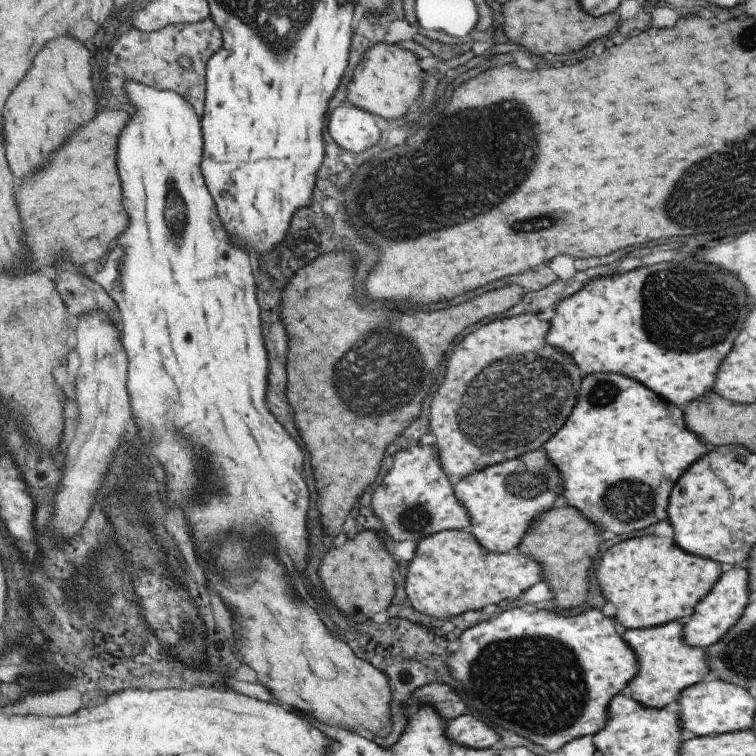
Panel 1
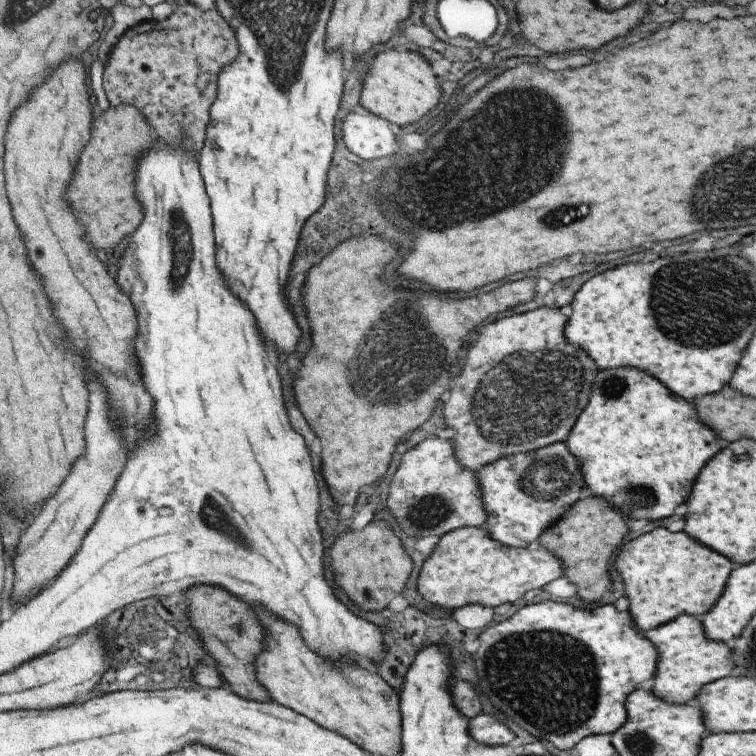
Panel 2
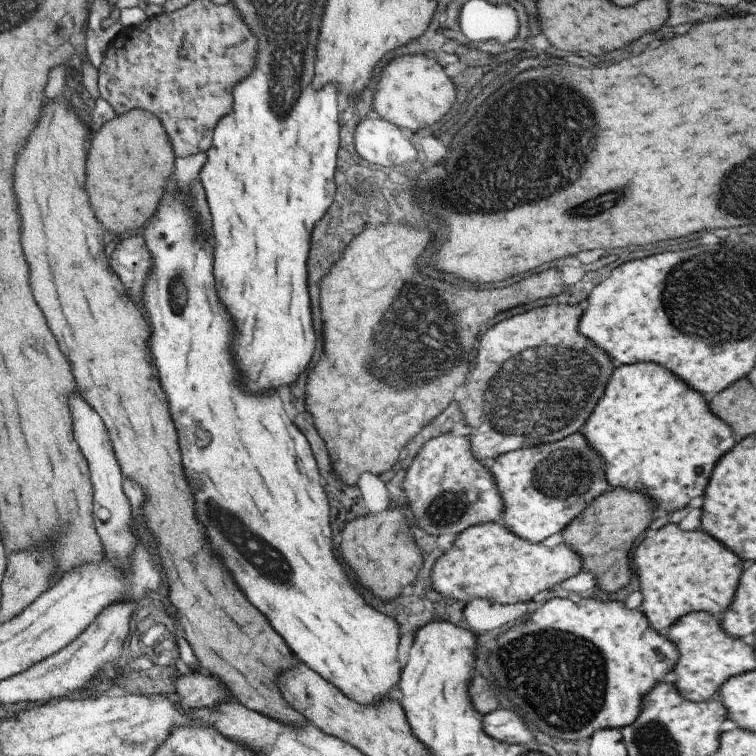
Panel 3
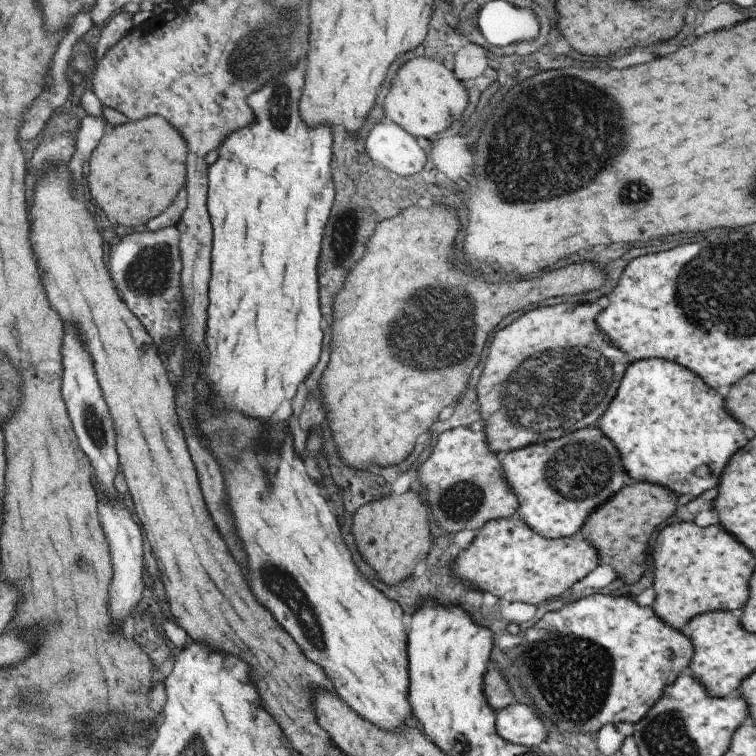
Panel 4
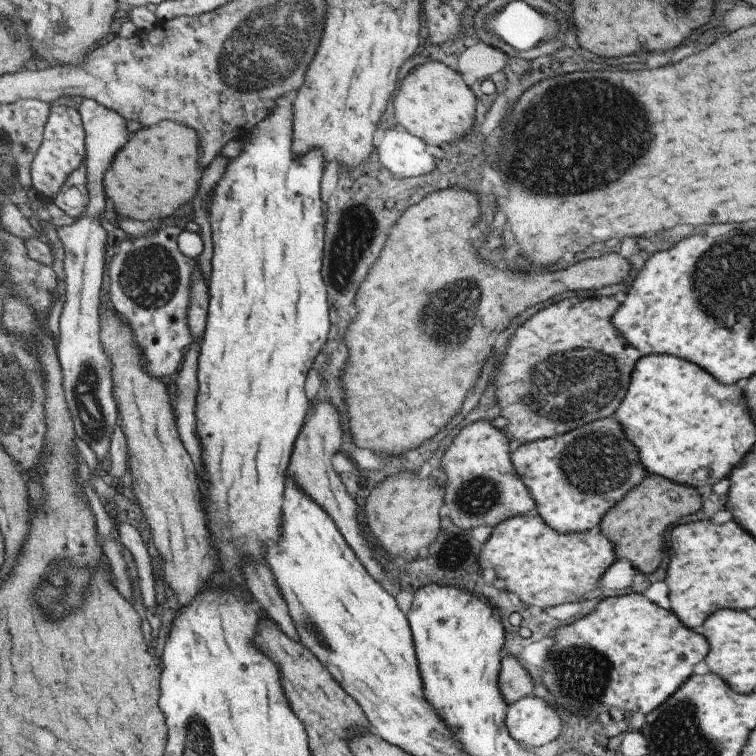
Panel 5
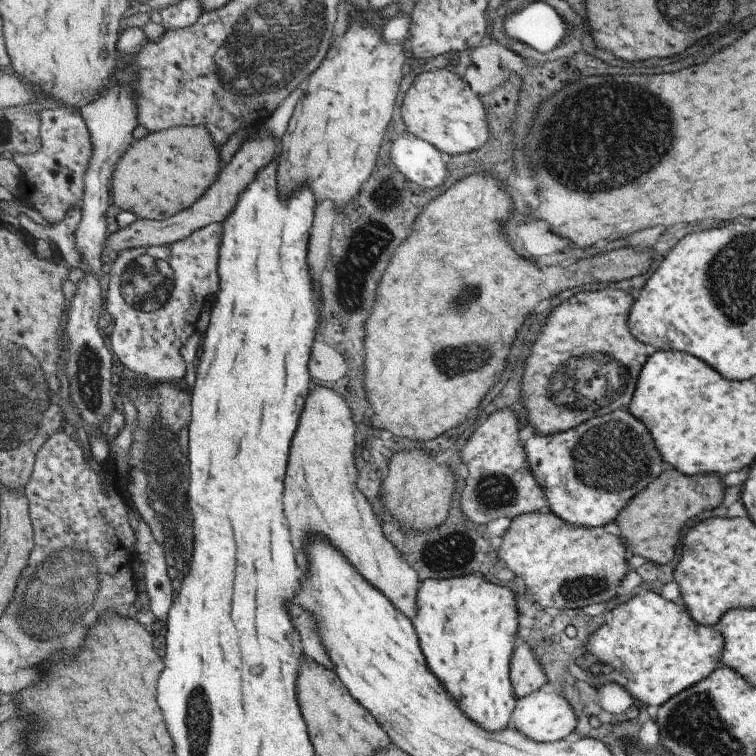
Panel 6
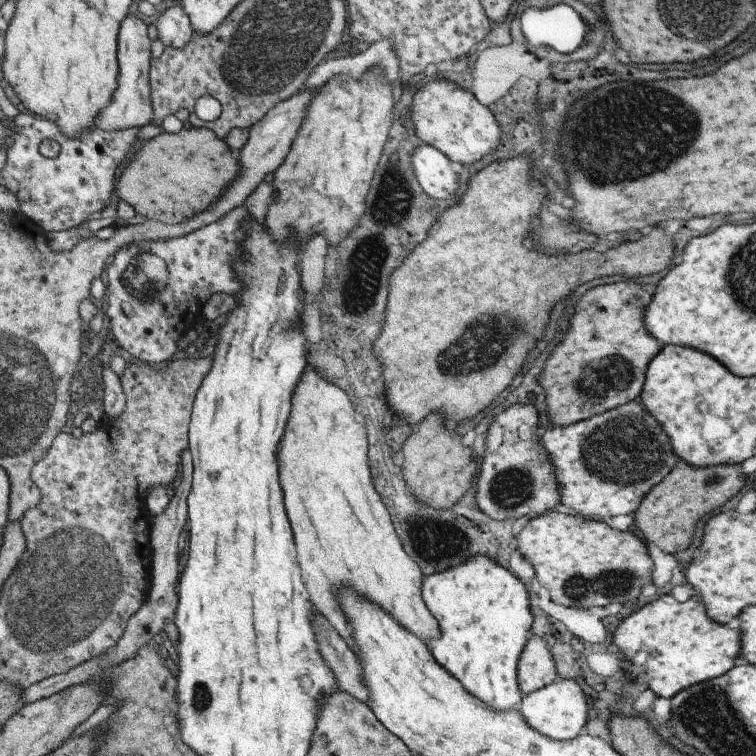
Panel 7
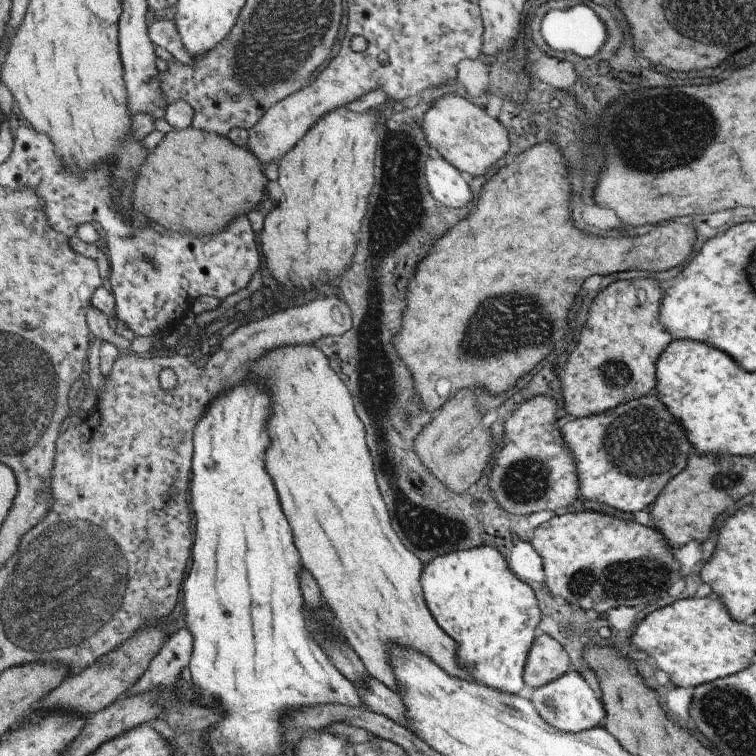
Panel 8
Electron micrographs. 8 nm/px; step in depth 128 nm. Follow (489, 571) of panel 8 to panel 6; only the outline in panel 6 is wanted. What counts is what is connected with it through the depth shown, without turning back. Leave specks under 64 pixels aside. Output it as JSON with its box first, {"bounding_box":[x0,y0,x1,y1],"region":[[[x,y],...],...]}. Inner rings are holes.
{"bounding_box":[413,574,527,732],"region":[[[467,574],[467,576],[453,576],[451,578],[439,579],[439,580],[427,580],[422,582],[420,592],[417,598],[417,606],[419,606],[419,614],[413,618],[414,628],[417,628],[419,632],[418,638],[420,645],[423,644],[422,650],[427,660],[427,666],[429,670],[439,678],[439,682],[445,686],[445,690],[457,700],[459,708],[471,718],[475,720],[477,724],[481,724],[485,730],[489,732],[499,732],[503,728],[507,728],[511,724],[512,715],[515,708],[518,706],[518,698],[515,696],[515,690],[513,690],[513,684],[511,684],[511,658],[514,658],[515,650],[519,646],[519,643],[523,640],[526,631],[527,624],[525,619],[519,614],[519,608],[517,608],[517,594],[502,584],[495,584],[491,580],[487,580],[485,575],[480,574]]]}

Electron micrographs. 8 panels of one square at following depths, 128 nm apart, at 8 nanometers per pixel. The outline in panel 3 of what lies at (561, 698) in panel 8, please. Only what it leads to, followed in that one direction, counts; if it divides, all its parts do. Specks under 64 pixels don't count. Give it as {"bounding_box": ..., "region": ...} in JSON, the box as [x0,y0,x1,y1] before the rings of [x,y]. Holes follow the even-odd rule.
{"bounding_box":[484,708,535,745],"region":[[[499,708],[486,714],[484,729],[493,738],[512,745],[535,741],[535,736],[527,726],[526,720],[515,710]]]}

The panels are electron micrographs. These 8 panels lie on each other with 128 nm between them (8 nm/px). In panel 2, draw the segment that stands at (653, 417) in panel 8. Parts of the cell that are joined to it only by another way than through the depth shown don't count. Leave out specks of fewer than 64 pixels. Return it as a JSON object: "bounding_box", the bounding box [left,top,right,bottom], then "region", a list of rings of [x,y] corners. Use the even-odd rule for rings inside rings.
{"bounding_box":[477,442,586,548],"region":[[[565,442],[541,450],[517,453],[485,465],[477,476],[488,510],[485,528],[505,546],[527,548],[559,522],[585,492],[586,484],[579,468],[580,460],[571,456]]]}

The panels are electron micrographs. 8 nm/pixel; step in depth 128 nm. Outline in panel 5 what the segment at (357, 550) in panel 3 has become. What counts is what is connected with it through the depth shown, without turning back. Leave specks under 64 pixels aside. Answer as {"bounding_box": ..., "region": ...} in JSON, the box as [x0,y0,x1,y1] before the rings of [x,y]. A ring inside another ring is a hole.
{"bounding_box":[367,472,444,562],"region":[[[399,472],[387,477],[373,490],[367,500],[369,528],[385,546],[391,560],[401,557],[406,562],[413,562],[424,549],[434,544],[441,533],[443,496],[444,487],[439,486],[435,478],[421,480],[414,472]]]}

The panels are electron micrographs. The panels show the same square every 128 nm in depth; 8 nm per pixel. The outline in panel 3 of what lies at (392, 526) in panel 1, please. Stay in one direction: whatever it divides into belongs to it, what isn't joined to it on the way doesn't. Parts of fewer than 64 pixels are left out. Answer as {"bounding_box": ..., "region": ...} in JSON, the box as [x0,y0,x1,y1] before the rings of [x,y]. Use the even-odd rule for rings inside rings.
{"bounding_box":[402,433,506,535],"region":[[[444,433],[427,441],[411,462],[402,485],[415,516],[414,522],[430,535],[460,535],[464,530],[475,525],[488,522],[503,523],[506,502],[498,487],[498,480],[491,468],[483,466],[474,455],[470,435],[457,436],[457,434]]]}

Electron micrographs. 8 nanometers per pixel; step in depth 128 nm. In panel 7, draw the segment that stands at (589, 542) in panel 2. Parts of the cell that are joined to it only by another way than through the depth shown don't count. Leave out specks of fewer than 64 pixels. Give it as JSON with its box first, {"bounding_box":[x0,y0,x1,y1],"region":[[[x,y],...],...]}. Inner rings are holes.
{"bounding_box":[633,460,746,555],"region":[[[679,460],[661,482],[649,489],[634,512],[633,529],[639,530],[646,544],[651,542],[663,552],[675,555],[685,550],[691,542],[691,534],[701,516],[721,508],[741,487],[746,476],[739,471],[737,463],[721,463],[706,467],[689,466]]]}

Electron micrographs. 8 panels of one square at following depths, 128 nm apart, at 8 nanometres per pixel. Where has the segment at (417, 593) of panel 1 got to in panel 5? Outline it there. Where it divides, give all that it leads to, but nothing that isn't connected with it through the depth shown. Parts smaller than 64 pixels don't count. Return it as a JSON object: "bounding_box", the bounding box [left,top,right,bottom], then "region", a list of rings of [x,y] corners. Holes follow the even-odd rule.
{"bounding_box":[479,513,615,611],"region":[[[526,513],[509,518],[493,527],[490,537],[486,540],[479,556],[481,568],[493,569],[496,578],[505,582],[505,590],[517,594],[525,605],[534,605],[538,611],[559,604],[575,603],[583,600],[584,594],[588,597],[595,596],[595,584],[603,576],[603,572],[615,561],[614,546],[597,530],[561,534],[553,530],[538,514]]]}

